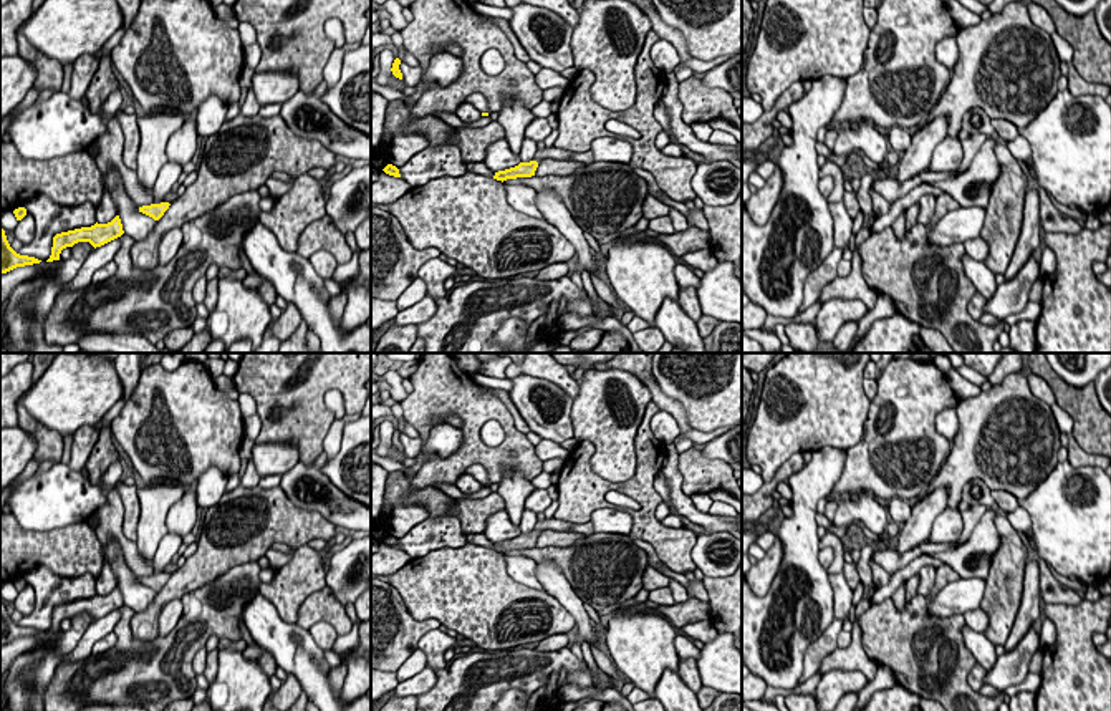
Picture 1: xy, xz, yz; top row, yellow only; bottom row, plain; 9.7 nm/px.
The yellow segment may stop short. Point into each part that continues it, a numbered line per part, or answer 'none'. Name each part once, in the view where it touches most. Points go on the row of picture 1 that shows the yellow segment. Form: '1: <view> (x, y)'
1: xz (547, 153)

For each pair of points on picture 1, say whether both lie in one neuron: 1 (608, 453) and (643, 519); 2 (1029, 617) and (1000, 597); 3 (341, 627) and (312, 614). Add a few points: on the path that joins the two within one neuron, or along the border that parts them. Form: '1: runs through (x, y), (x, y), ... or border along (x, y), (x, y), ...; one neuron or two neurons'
1: border along (634, 443), (628, 479), (606, 481), (590, 463); two neurons
2: border along (1025, 572), (1020, 609), (1004, 645); two neurons
3: runs through (335, 620), (328, 614), (318, 614); one neuron

